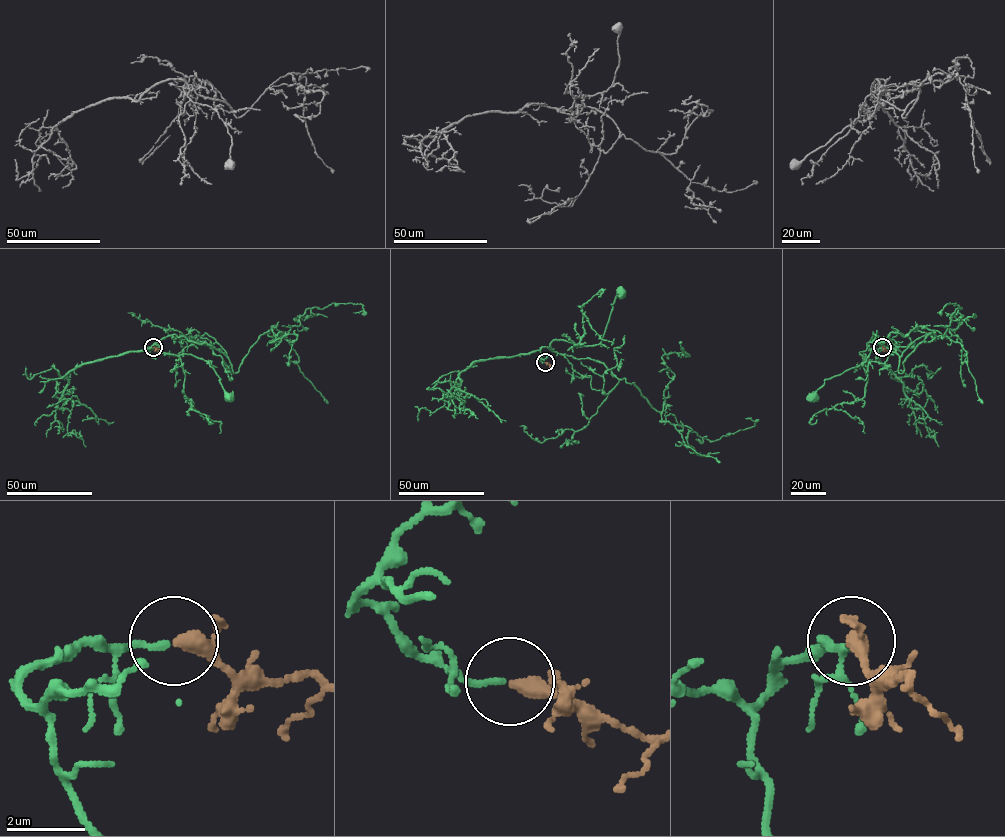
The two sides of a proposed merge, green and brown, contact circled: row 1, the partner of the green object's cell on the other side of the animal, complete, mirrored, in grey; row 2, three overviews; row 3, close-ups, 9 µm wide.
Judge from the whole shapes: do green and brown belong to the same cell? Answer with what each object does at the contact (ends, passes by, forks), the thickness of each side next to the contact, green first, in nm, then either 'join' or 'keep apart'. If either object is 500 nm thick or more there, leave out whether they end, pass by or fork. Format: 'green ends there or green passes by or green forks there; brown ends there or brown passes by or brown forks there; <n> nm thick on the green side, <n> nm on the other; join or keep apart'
green ends there; brown passes by; 150 nm thick on the green side, 280 nm on the other; join

